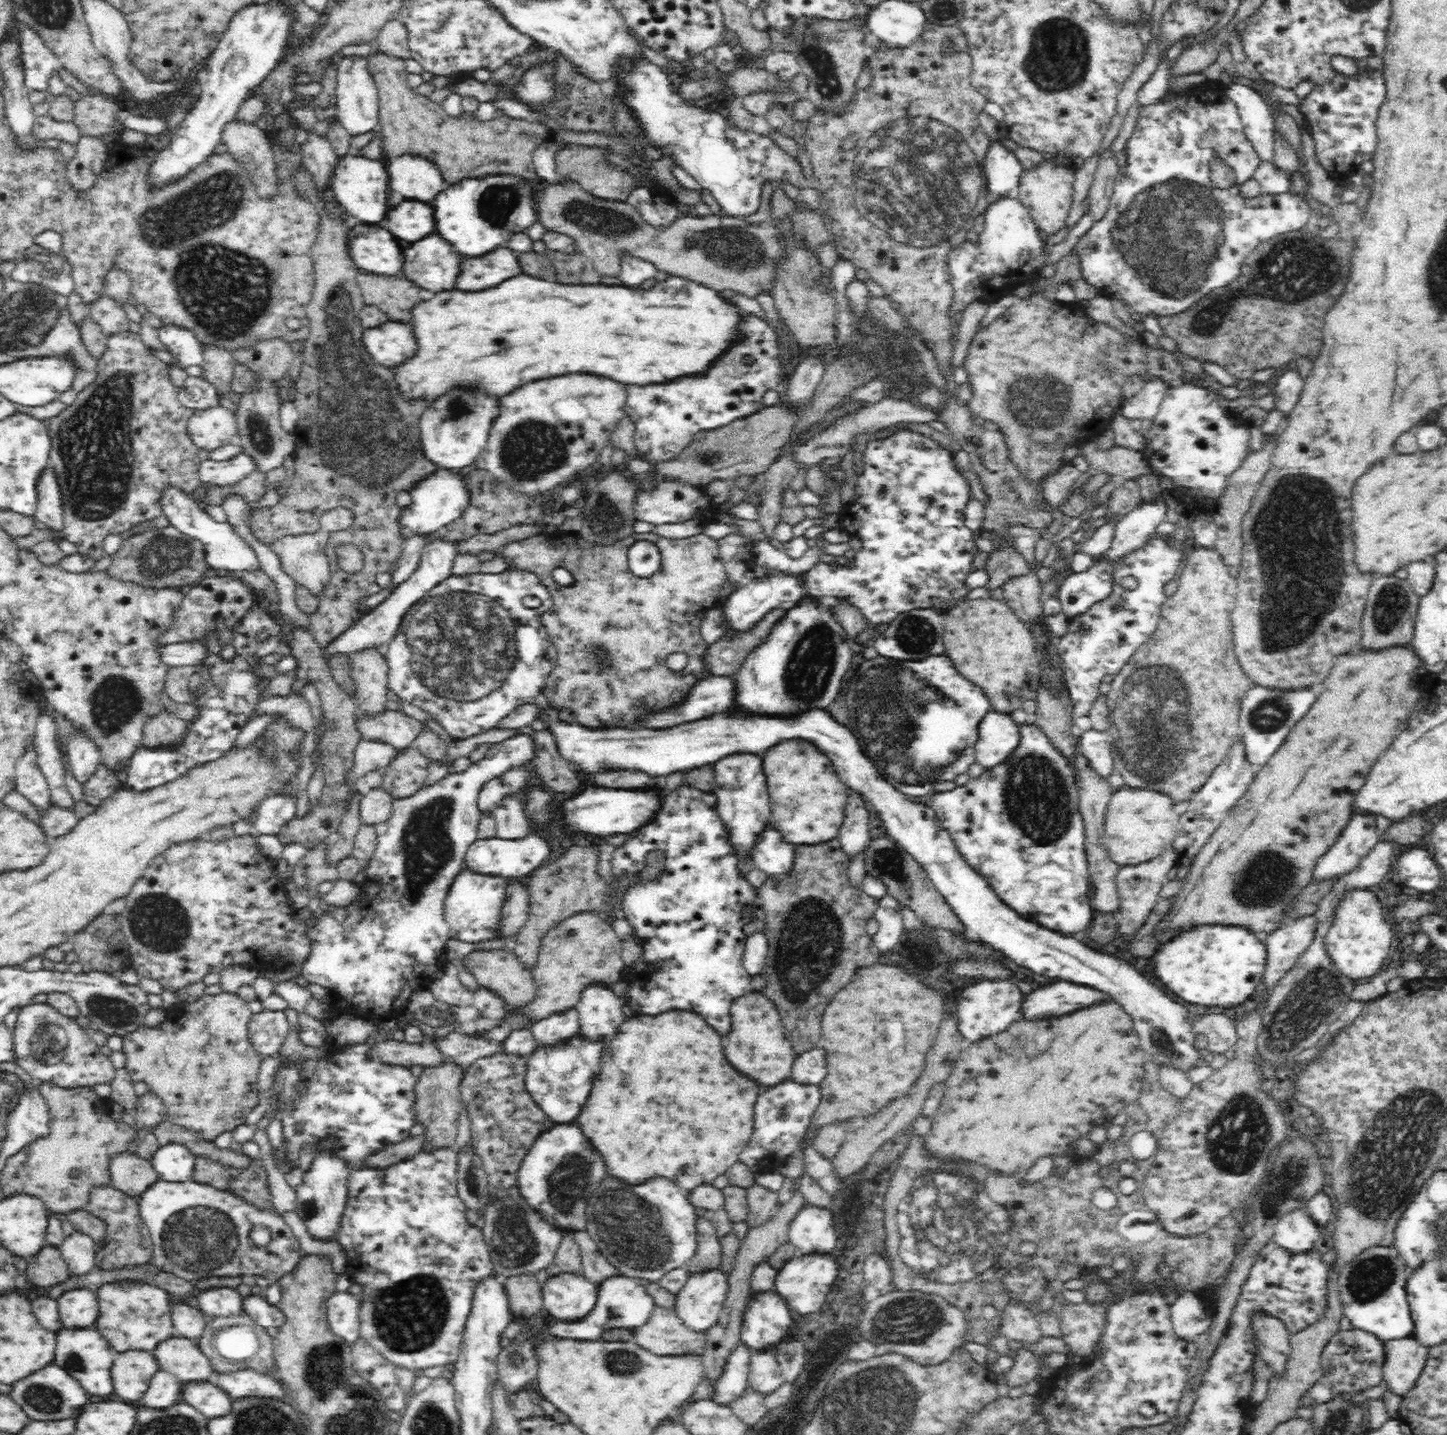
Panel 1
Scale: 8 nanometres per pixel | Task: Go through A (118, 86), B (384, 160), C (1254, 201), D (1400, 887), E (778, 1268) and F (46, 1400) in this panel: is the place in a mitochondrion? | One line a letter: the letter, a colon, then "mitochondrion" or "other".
A: other
B: other
C: other
D: other
E: other
F: mitochondrion

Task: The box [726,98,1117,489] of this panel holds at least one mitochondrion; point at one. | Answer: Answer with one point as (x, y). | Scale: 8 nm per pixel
(914, 181)

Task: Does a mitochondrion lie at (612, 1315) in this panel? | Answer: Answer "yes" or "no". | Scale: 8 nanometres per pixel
no

